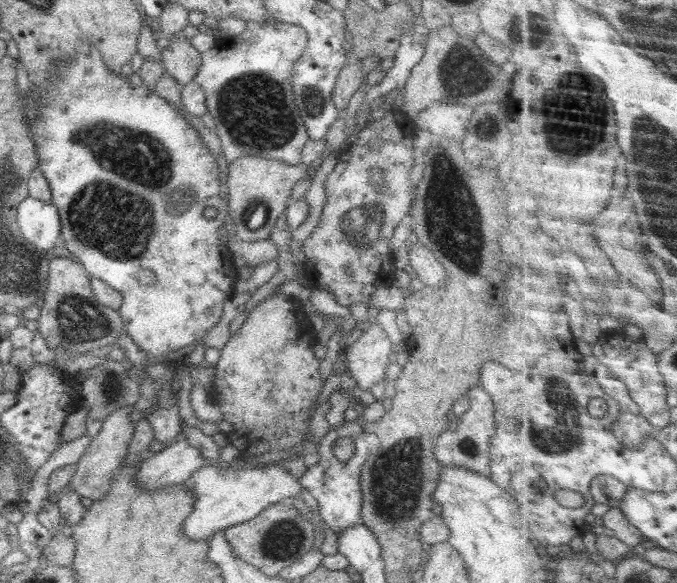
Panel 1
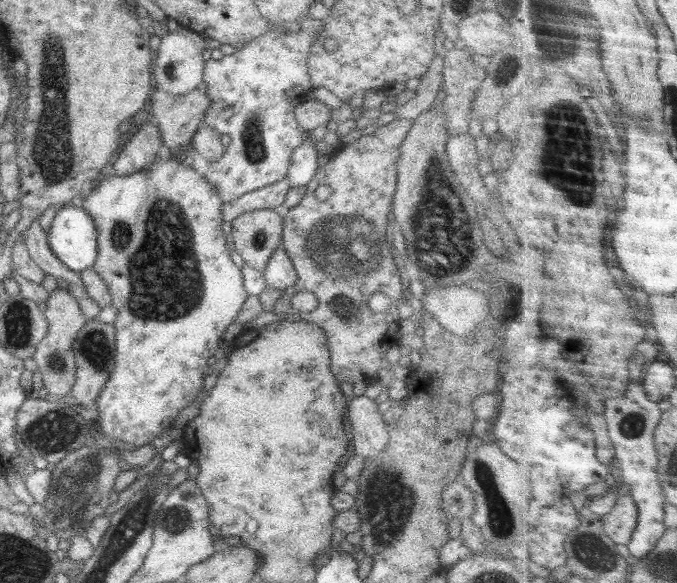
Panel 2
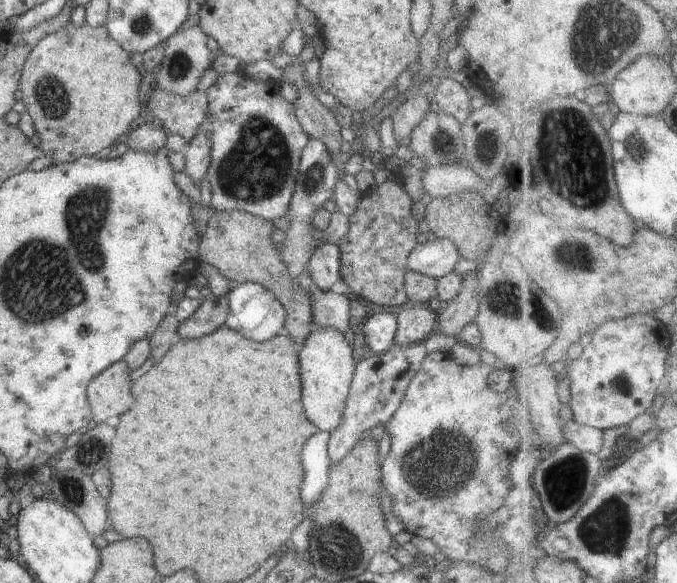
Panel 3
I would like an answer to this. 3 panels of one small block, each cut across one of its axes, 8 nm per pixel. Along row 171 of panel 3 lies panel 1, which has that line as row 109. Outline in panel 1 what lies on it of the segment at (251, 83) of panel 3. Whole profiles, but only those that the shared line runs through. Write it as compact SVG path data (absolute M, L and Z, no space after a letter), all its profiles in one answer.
M272 21L264 22L264 24L258 24L258 22L245 22L246 28L242 31L242 34L238 34L237 37L228 37L217 39L213 48L202 52L200 68L194 76L194 82L202 88L205 94L205 102L207 103L207 112L215 121L215 132L218 138L221 140L221 148L224 152L224 158L226 158L227 164L232 164L234 160L238 158L244 158L244 156L260 156L260 158L270 158L272 160L278 160L290 164L290 166L296 166L301 162L303 146L308 142L309 136L307 134L306 127L303 125L302 117L300 116L299 109L295 104L294 89L292 89L292 66L298 61L307 50L308 35L304 27L298 26L294 23L287 23L278 21L273 23Z

